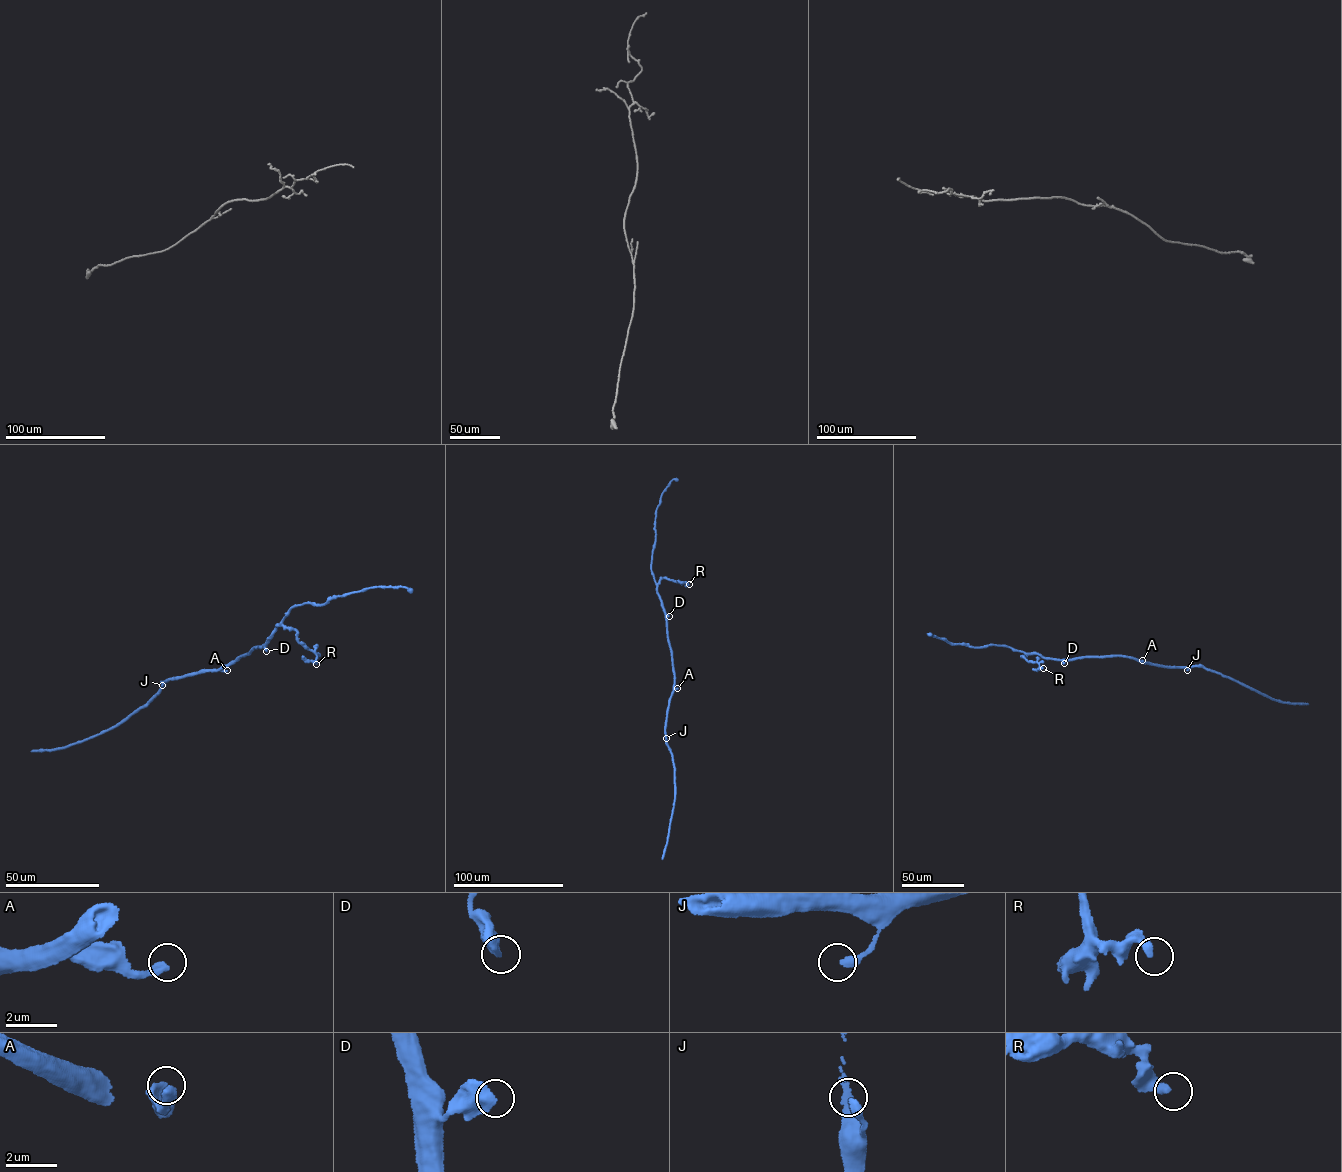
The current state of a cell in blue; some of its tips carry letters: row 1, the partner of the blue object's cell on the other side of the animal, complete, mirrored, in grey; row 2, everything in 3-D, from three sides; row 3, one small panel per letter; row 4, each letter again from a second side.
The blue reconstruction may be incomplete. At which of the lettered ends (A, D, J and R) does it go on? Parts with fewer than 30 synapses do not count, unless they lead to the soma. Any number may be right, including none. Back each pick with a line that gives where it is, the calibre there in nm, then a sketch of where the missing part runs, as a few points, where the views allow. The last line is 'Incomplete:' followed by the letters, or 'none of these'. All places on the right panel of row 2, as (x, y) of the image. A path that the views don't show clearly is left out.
Incomplete: none of these

